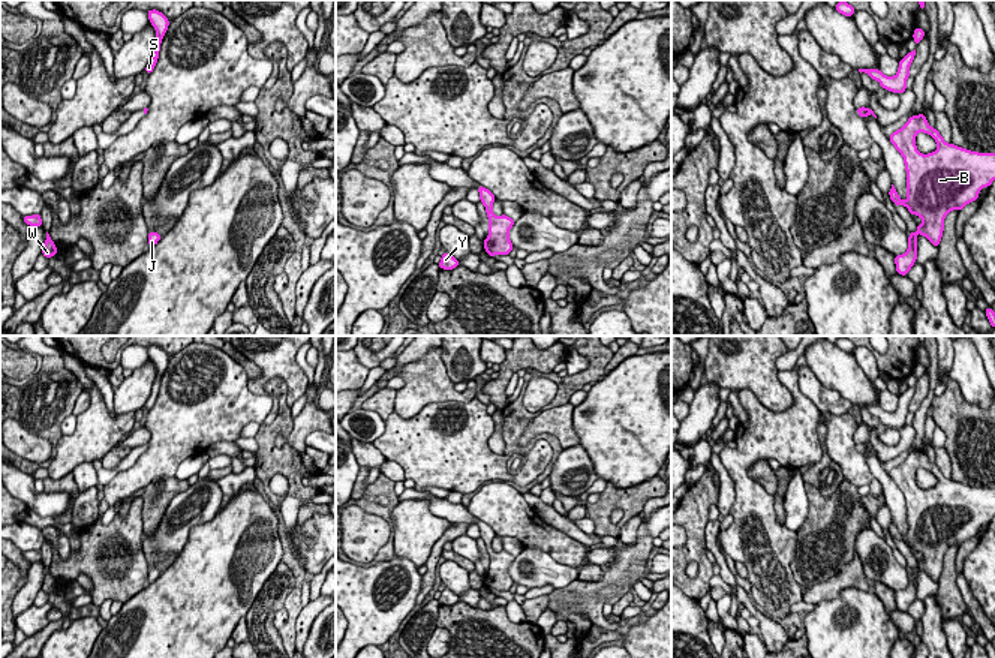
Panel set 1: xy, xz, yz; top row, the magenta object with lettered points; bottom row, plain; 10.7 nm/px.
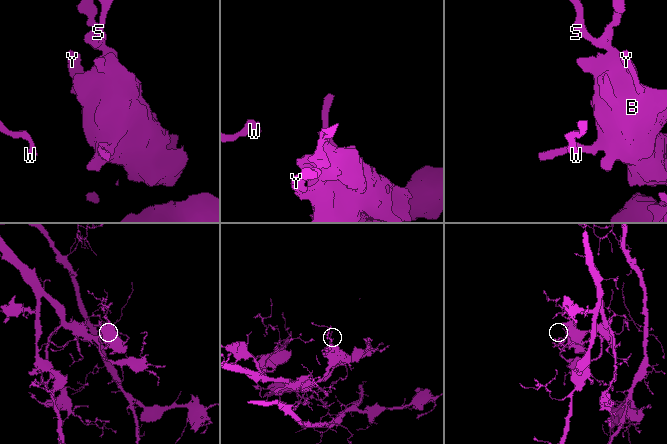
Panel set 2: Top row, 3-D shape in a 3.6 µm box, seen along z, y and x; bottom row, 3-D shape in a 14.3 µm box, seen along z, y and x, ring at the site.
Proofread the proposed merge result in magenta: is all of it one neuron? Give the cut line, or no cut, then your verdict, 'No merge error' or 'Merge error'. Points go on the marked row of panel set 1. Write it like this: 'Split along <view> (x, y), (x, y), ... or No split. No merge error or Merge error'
No split. No merge error

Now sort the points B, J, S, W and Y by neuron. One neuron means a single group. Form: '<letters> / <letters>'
B J S W Y

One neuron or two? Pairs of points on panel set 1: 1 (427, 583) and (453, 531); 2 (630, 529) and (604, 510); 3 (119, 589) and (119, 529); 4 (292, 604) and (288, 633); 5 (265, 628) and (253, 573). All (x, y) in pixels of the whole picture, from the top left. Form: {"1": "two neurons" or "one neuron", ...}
{"1": "one neuron", "2": "two neurons", "3": "one neuron", "4": "one neuron", "5": "two neurons"}

